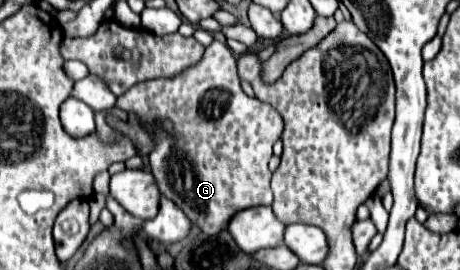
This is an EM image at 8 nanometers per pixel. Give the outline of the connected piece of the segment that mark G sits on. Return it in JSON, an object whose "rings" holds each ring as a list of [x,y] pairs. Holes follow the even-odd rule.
{"rings":[[[213,41],[205,49],[205,55],[197,67],[191,67],[189,71],[173,79],[137,83],[125,95],[117,97],[115,109],[125,111],[127,115],[133,113],[139,119],[141,127],[153,135],[155,145],[149,153],[149,167],[161,195],[165,195],[179,209],[183,209],[183,213],[189,215],[191,223],[197,225],[203,233],[219,233],[237,211],[273,203],[273,193],[269,187],[271,171],[267,163],[273,155],[273,143],[283,131],[283,119],[267,103],[251,99],[243,93],[237,77],[237,63],[227,45]],[[167,119],[173,123],[173,135],[165,131],[163,123]]]}

